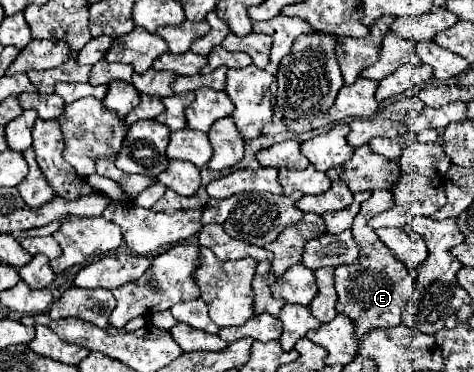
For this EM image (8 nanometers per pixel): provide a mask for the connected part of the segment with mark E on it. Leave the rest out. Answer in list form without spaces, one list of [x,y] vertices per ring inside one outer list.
[[[372,191],[372,197],[362,203],[360,213],[356,215],[356,219],[352,223],[352,235],[360,249],[360,257],[358,257],[356,265],[342,265],[334,273],[336,293],[338,293],[336,311],[354,319],[358,339],[362,339],[368,331],[372,331],[376,327],[398,325],[402,311],[406,309],[408,287],[414,285],[414,275],[404,267],[404,263],[400,259],[394,259],[394,255],[390,255],[390,249],[384,247],[384,243],[378,239],[374,229],[366,227],[366,223],[374,215],[390,209],[392,205],[394,205],[394,199],[392,199],[390,191]]]

